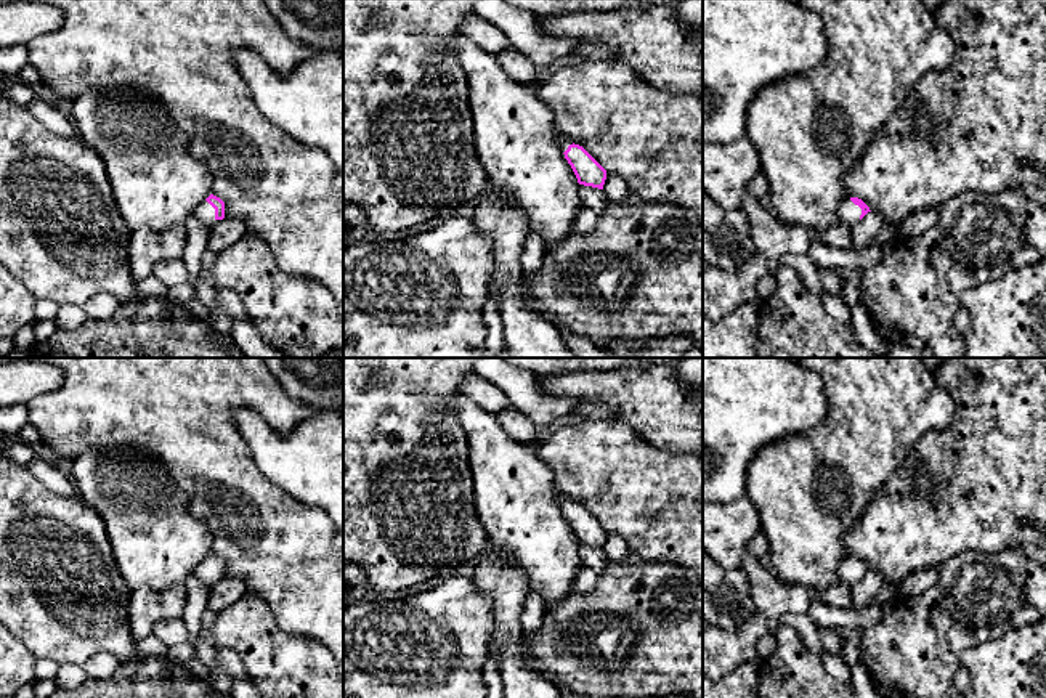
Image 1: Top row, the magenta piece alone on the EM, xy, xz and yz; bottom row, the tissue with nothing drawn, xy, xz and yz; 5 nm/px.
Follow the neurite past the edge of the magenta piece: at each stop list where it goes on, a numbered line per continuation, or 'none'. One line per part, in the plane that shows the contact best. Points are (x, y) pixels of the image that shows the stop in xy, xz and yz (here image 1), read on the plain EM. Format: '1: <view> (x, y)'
1: yz (849, 572)

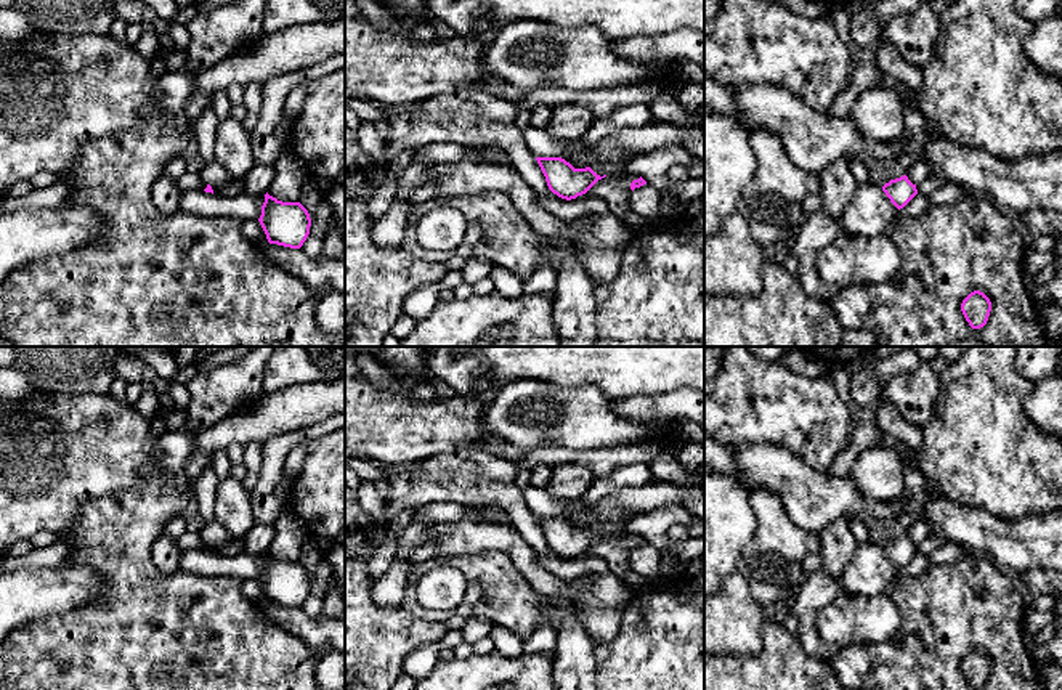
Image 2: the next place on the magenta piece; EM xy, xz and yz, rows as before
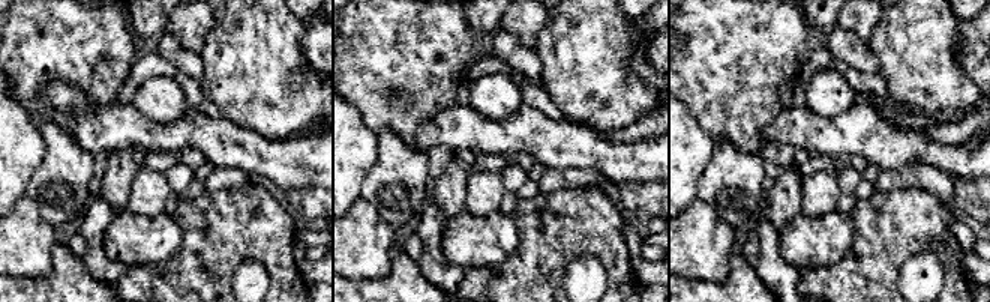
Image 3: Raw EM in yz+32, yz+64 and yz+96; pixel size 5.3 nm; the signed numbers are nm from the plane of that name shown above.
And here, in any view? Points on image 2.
none

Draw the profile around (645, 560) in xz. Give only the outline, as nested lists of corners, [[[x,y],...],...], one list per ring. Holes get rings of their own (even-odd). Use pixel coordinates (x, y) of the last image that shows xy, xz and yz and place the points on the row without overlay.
[[[643,544],[635,547],[629,555],[630,568],[634,573],[656,579],[661,576],[661,555],[656,547]]]

